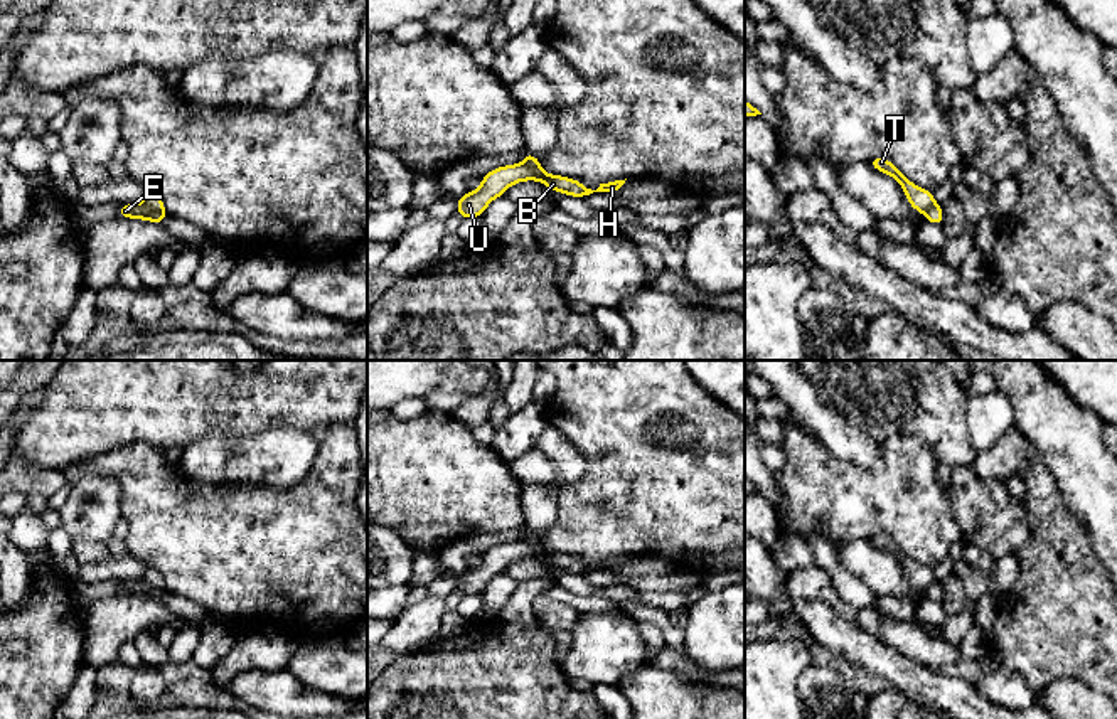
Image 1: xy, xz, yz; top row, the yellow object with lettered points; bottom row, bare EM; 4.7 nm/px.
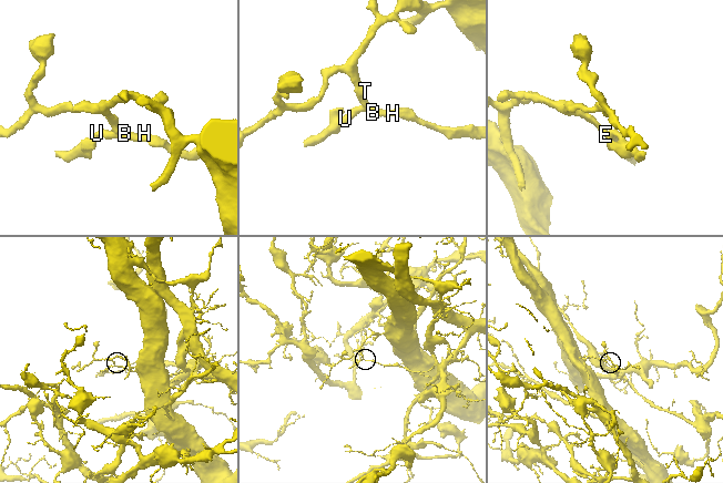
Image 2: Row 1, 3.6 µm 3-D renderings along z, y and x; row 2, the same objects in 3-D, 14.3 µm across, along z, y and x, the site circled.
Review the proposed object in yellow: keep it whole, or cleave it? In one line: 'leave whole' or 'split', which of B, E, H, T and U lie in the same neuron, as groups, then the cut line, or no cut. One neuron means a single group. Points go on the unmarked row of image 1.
split; groups B E H U / T; cut xy (142, 578), (154, 586), (164, 586)

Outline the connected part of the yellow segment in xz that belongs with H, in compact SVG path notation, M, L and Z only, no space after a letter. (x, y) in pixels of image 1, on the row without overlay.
M526 541L505 542L484 552L477 567L465 569L465 573L457 578L457 589L463 596L480 594L494 576L504 573L510 562L526 557L541 559L553 569L561 569L571 574L586 574L593 569L612 571L625 561L625 557L603 559L596 567L591 567L575 556L546 551L542 544L531 546Z

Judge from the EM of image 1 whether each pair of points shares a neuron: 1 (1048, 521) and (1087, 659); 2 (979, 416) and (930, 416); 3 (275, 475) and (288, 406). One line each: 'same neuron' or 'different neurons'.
1: same neuron
2: different neurons
3: different neurons

